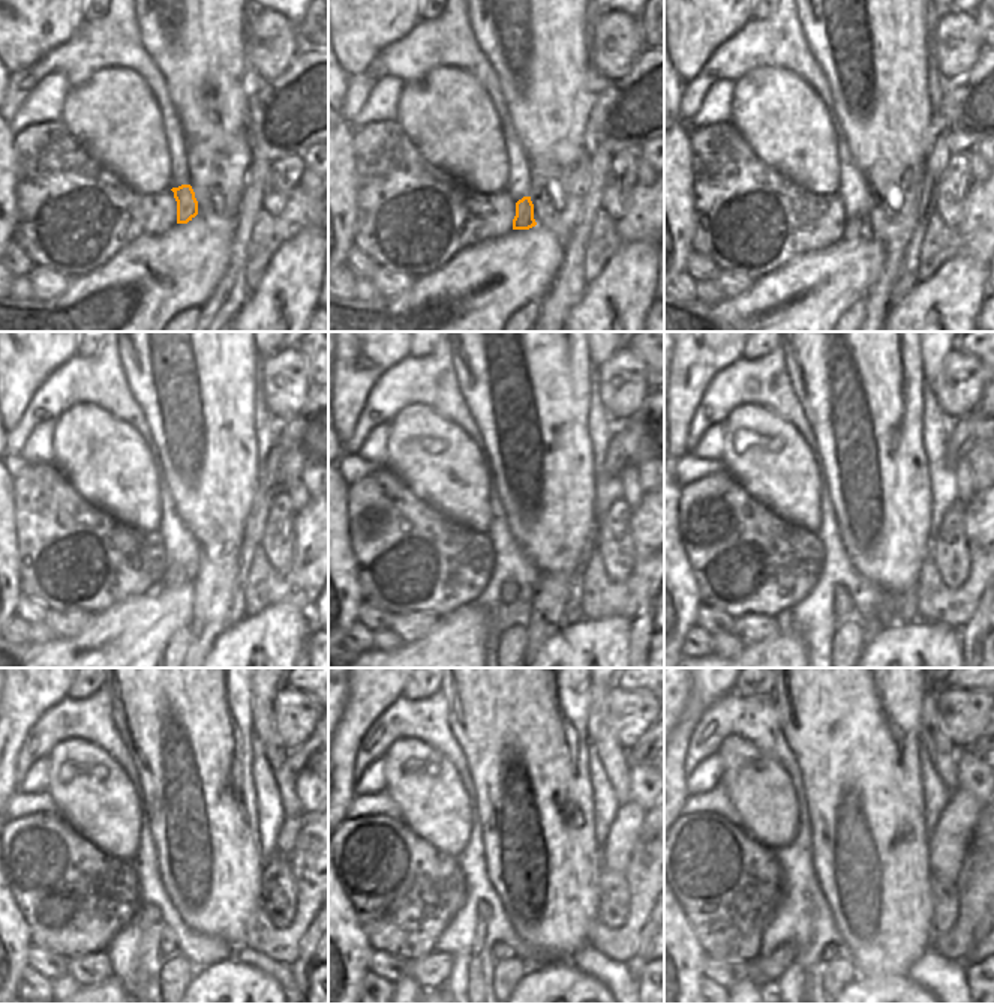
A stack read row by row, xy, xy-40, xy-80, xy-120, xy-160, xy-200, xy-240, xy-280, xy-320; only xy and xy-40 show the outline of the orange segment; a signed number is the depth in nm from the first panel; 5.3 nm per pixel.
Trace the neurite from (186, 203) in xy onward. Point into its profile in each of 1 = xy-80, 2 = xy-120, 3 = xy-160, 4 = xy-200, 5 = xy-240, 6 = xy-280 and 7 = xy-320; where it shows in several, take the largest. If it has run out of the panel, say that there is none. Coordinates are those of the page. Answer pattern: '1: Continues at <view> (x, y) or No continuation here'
1: Continues at xy-80 (855, 228)
2: Continues at xy-120 (174, 577)
3: Continues at xy-160 (508, 592)
4: Continues at xy-200 (843, 605)
5: Continues at xy-240 (168, 949)
6: Continues at xy-280 (499, 950)
7: Continues at xy-320 (831, 952)

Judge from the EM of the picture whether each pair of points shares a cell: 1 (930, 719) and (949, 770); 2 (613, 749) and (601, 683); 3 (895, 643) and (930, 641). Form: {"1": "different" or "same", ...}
{"1": "same", "2": "same", "3": "same"}

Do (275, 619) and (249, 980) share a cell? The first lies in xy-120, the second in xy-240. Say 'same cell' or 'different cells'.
same cell

